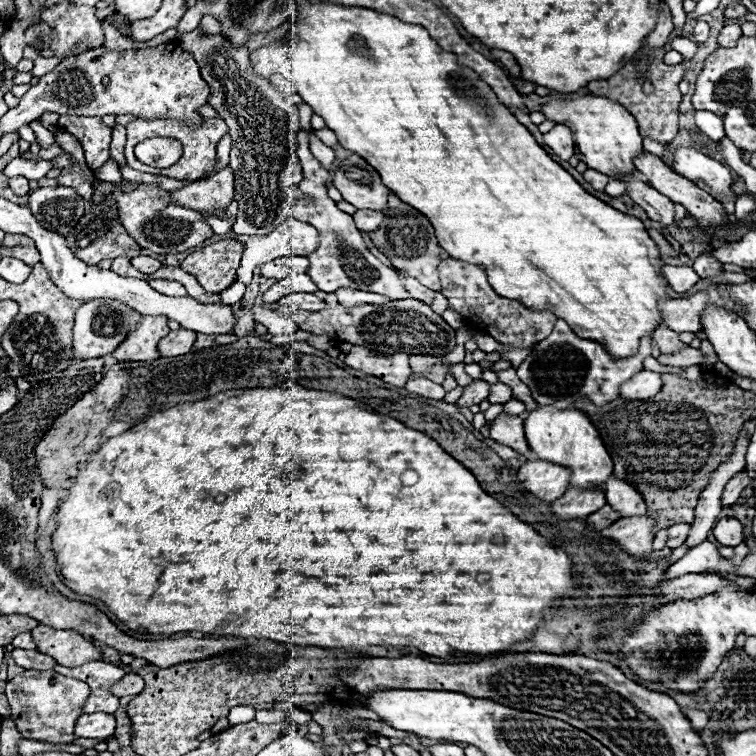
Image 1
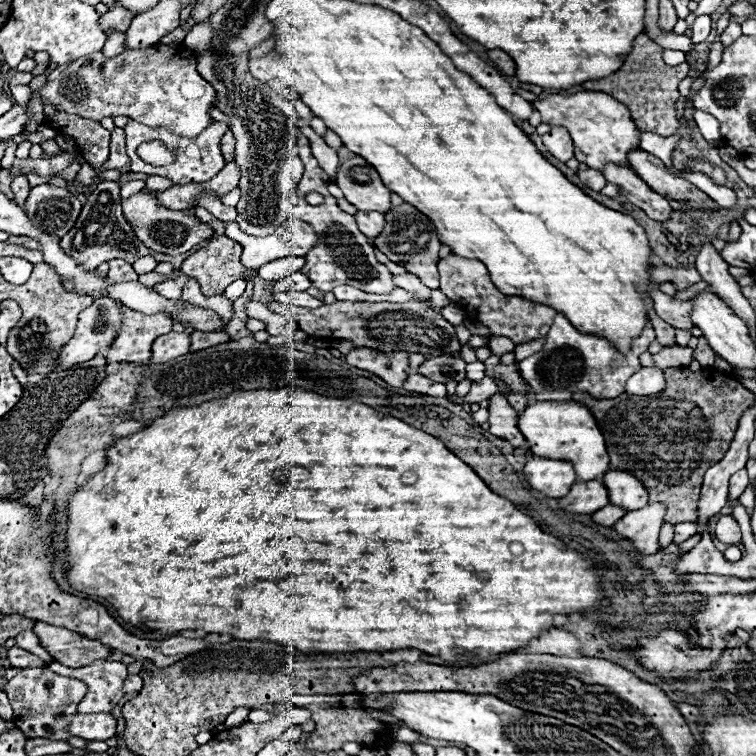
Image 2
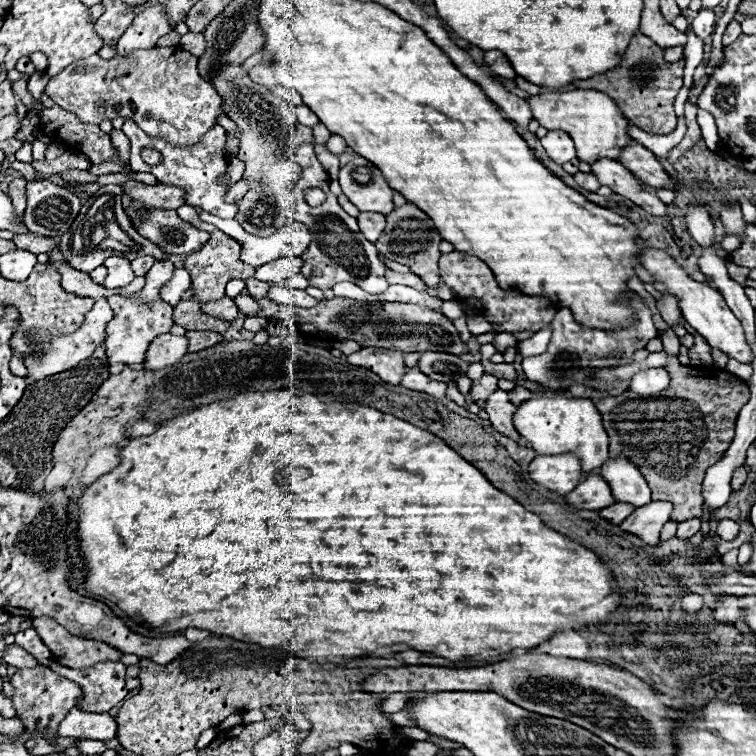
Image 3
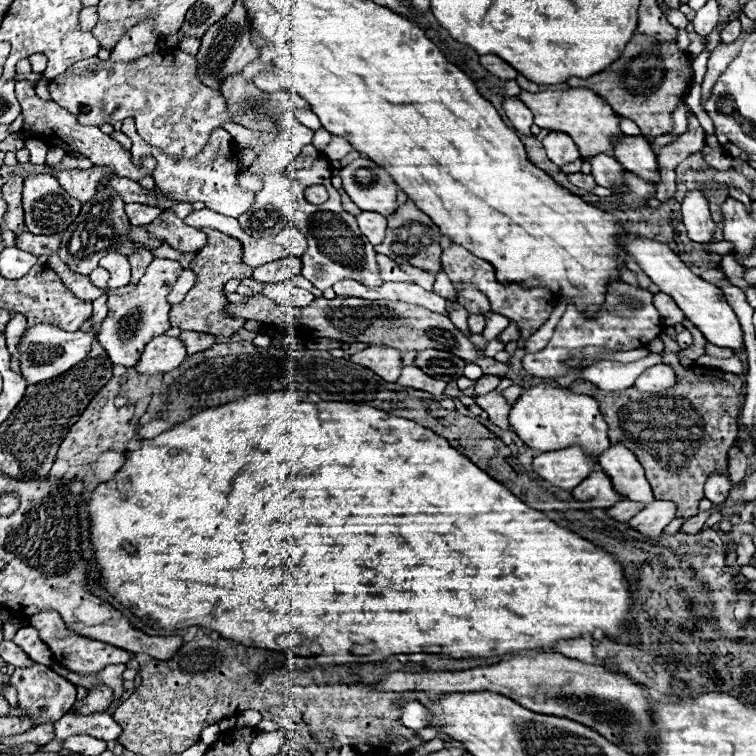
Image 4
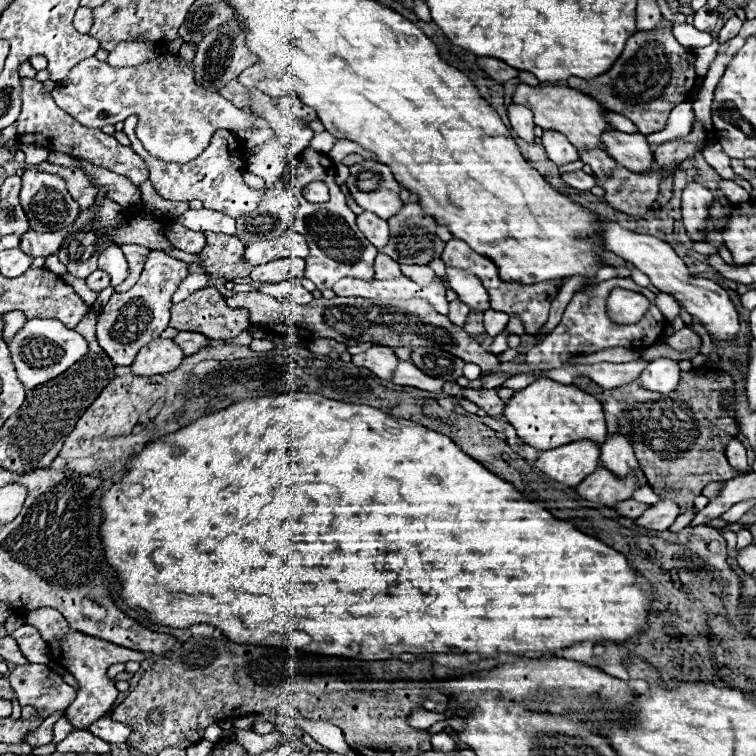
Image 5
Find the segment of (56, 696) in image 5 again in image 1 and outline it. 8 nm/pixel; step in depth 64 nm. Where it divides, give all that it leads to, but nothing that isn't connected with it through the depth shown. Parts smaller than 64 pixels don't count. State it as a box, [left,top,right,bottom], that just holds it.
[6,670,90,744]

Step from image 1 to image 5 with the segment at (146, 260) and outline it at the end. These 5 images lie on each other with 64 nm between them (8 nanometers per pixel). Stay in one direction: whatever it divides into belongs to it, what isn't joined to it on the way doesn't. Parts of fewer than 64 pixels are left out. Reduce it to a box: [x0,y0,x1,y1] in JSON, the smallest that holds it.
[116,244,148,292]

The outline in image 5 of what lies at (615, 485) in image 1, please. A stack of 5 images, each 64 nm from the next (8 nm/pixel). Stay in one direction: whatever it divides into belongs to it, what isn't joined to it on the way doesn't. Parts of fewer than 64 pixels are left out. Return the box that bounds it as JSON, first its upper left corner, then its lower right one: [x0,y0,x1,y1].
[600,434,660,504]

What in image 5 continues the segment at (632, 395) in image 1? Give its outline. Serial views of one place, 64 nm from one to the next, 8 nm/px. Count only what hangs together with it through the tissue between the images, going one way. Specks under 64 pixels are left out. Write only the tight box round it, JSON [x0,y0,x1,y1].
[640,358,680,394]

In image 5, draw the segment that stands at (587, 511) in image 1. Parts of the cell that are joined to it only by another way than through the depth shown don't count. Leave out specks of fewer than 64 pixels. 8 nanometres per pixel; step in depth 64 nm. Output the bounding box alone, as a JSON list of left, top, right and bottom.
[576,466,646,508]

